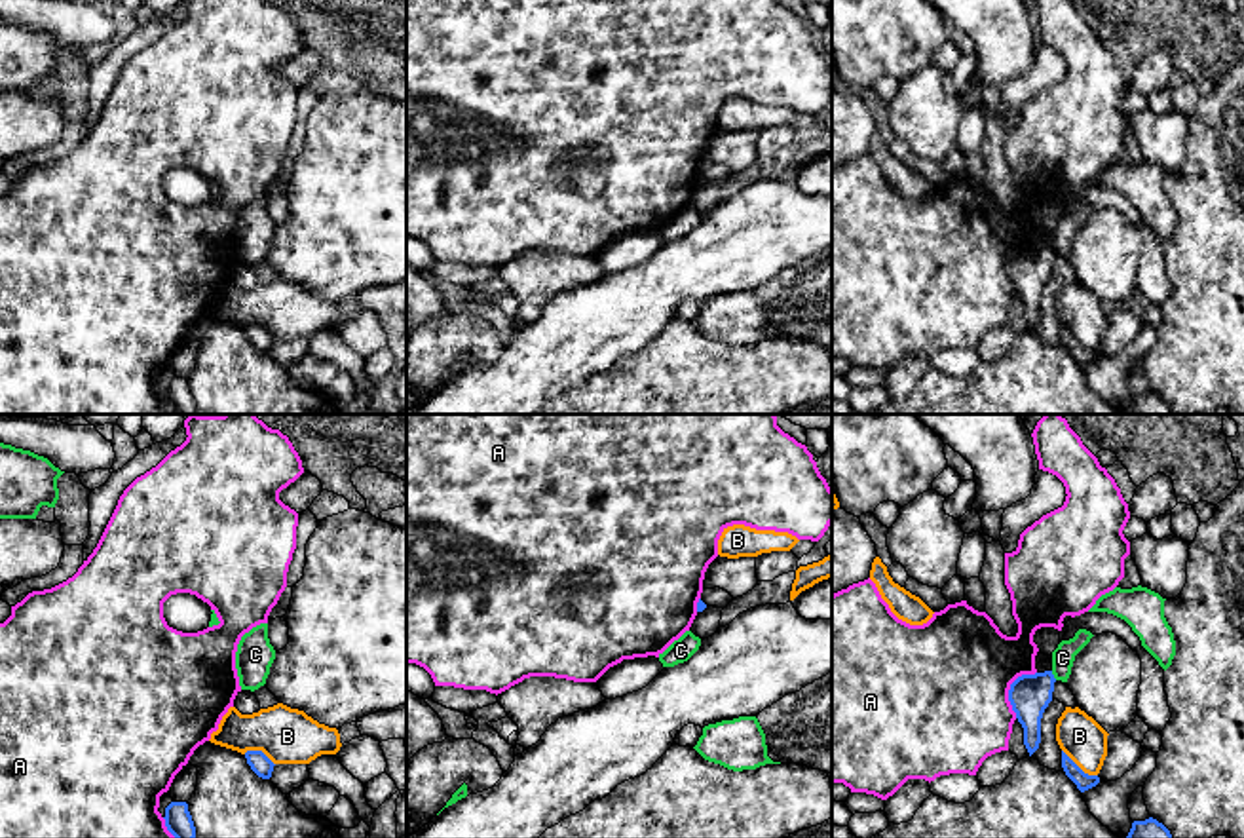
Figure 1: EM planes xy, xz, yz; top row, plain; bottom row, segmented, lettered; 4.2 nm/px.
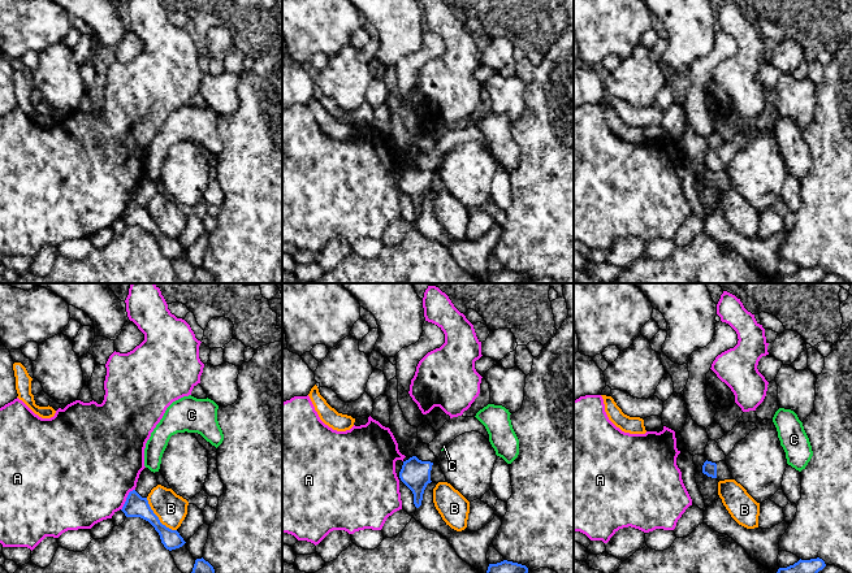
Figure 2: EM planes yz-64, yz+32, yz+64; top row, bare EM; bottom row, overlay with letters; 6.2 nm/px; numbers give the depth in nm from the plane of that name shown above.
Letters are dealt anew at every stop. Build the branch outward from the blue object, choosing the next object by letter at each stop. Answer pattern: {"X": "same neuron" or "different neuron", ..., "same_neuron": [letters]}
{"A": "different neuron", "B": "different neuron", "C": "different neuron", "same_neuron": []}

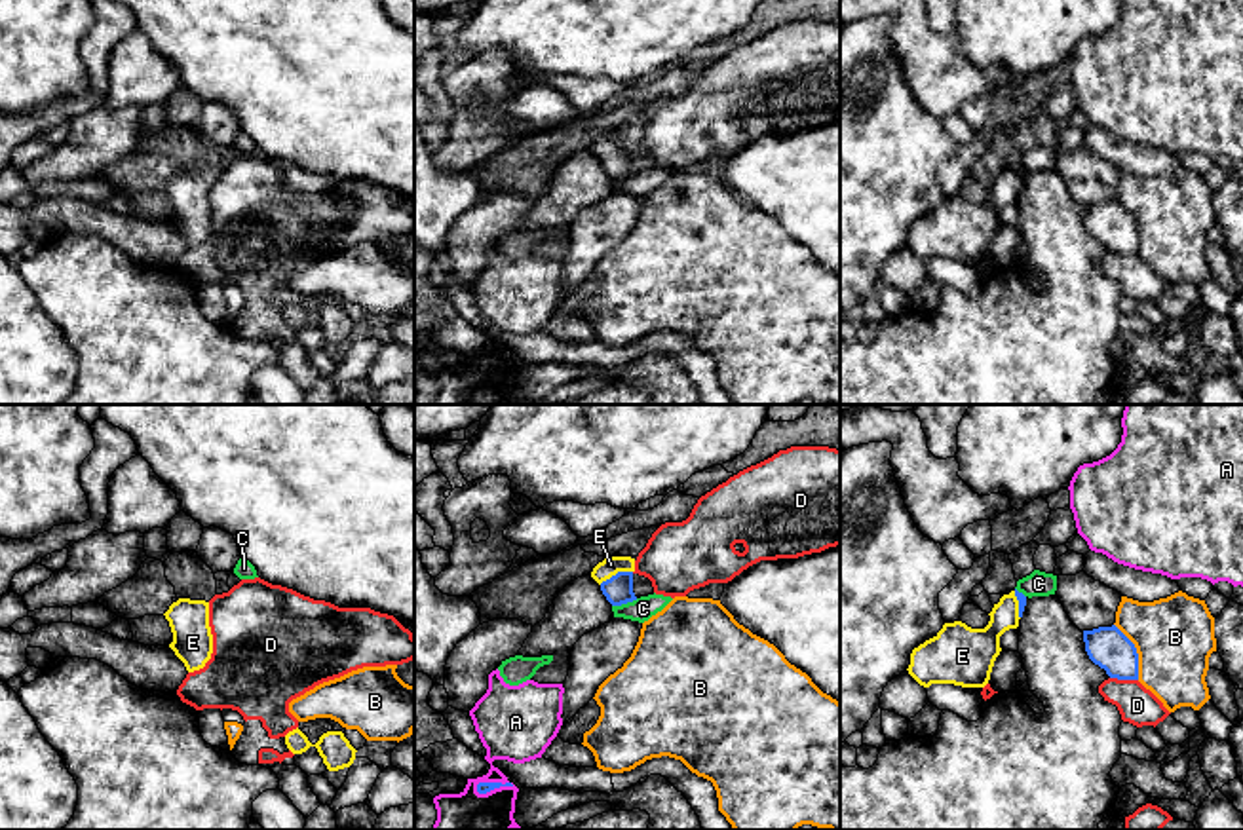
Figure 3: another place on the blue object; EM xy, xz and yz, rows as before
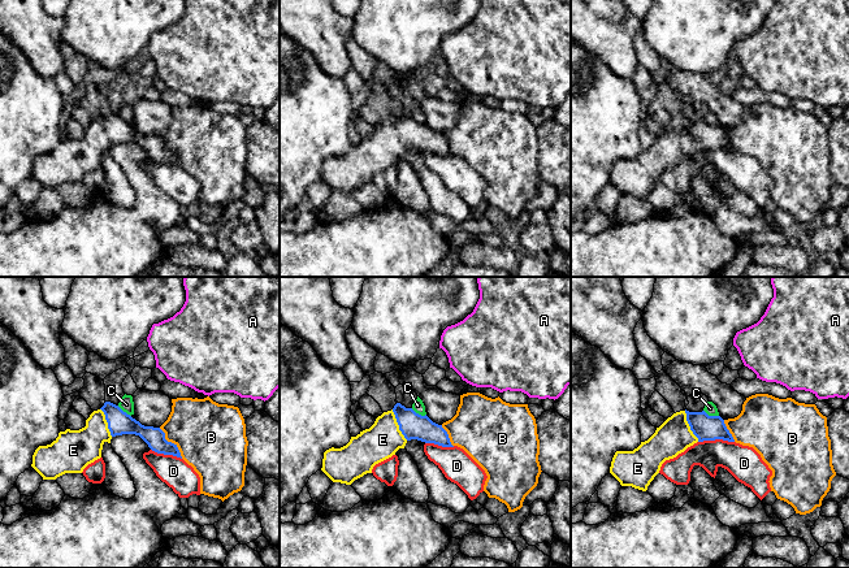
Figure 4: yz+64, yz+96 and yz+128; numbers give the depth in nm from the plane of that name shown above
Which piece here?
{"A": "different neuron", "B": "different neuron", "C": "different neuron", "D": "different neuron", "E": "same neuron", "same_neuron": ["E"]}

